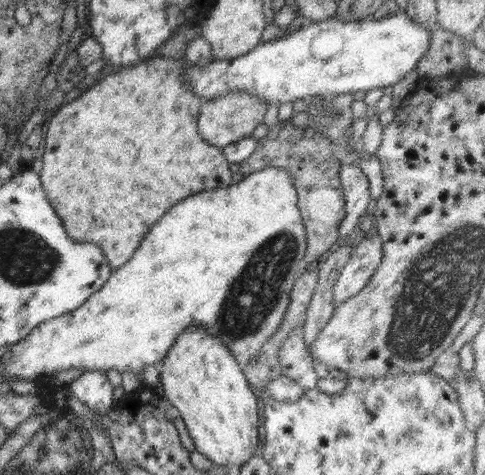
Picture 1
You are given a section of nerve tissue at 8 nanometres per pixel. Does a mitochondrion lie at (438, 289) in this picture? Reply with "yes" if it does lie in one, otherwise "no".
yes

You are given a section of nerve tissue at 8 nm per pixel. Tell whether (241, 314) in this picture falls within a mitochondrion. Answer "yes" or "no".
yes

